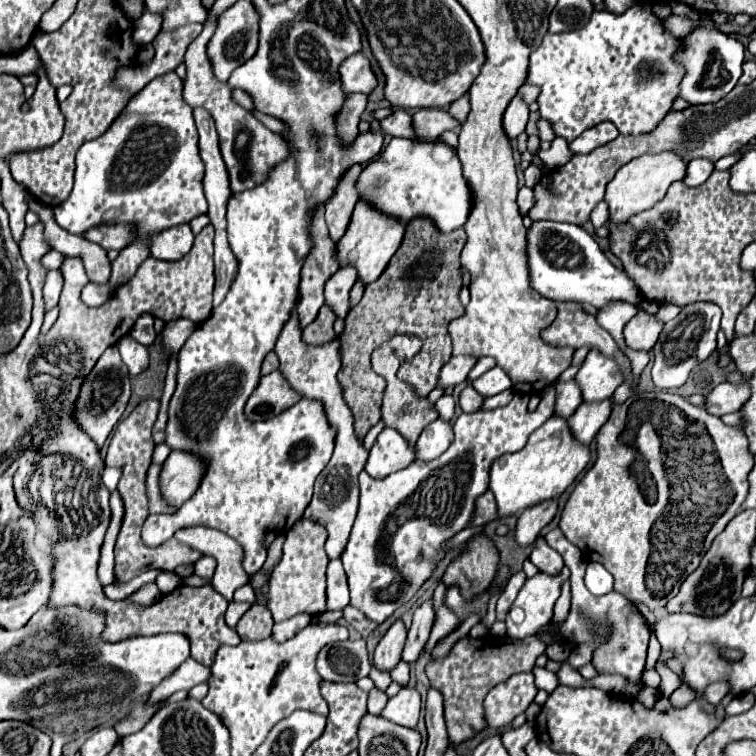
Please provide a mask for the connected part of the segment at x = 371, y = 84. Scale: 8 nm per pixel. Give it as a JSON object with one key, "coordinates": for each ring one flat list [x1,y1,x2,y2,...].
{"coordinates":[[355,54,351,58,347,58,341,68,341,82,343,82,343,90,347,94,351,92,361,92,361,94,371,94,377,86,377,76,371,68,371,62,363,56,363,54]]}

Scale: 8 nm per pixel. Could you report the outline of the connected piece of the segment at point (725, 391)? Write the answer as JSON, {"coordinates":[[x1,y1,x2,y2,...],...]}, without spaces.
{"coordinates":[[745,382,739,384,719,384,713,388,713,392,705,398,705,410,709,410,713,416,723,416,729,412,739,412,739,408,747,402,747,396,751,396,751,388]]}

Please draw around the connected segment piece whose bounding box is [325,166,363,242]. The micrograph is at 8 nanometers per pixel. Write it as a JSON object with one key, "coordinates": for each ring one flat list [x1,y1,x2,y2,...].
{"coordinates":[[361,166,349,168,347,174,343,176,341,184,337,186,331,202,327,202,327,206,325,206,325,222,329,226,329,234,335,242,343,238,343,232,347,230,347,224,351,222,351,212,359,200,355,182,357,182,361,170,363,170]]}

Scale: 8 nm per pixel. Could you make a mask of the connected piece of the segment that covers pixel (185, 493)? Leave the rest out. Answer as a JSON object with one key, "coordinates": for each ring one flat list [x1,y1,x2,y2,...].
{"coordinates":[[171,452,163,464,161,472,161,490,169,504,181,506,187,502,195,488,203,480,203,460,191,456,191,452]]}

